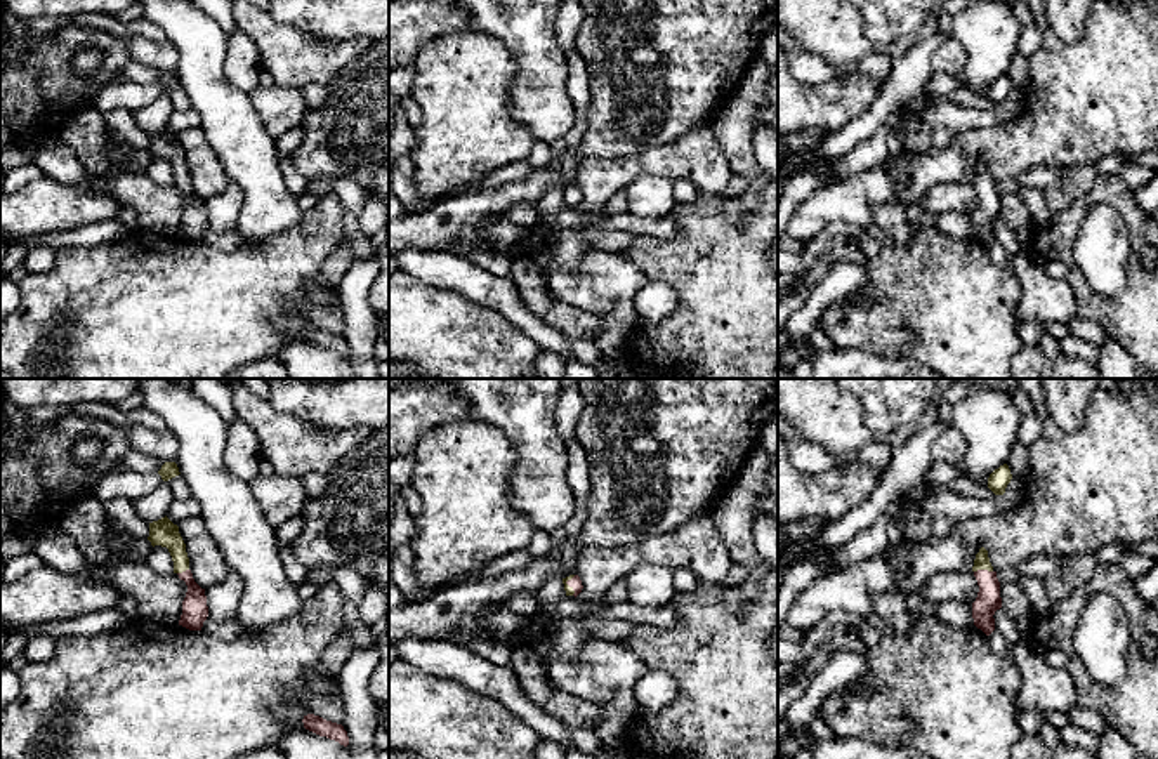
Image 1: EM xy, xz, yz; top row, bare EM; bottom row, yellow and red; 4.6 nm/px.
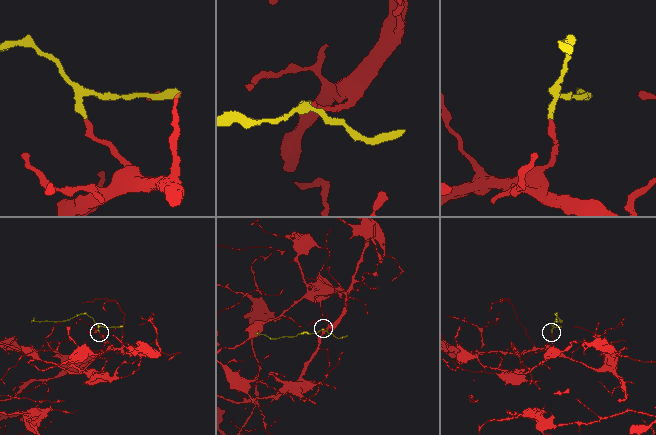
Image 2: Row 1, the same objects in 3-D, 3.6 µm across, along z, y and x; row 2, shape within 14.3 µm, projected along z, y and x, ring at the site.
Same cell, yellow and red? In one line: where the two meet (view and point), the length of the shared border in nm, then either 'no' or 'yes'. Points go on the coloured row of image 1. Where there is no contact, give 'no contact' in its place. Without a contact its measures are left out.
meets yellow in yz at (983, 568); contact 90 nm long; yes

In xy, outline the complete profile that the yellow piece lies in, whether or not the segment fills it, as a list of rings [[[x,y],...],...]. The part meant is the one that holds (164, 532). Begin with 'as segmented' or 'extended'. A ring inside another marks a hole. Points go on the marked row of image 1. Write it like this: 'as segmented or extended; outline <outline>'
extended; outline [[[167,516],[153,521],[149,523],[148,540],[153,547],[161,545],[168,549],[174,561],[174,573],[177,573],[179,578],[188,585],[179,625],[189,630],[201,630],[203,622],[208,617],[207,596],[205,589],[201,589],[193,578],[186,544],[179,533],[179,526],[174,525]]]

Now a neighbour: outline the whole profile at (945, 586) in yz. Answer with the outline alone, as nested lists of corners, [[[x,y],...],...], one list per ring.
[[[938,571],[927,578],[924,597],[939,606],[948,601],[972,603],[977,597],[979,585],[972,571]]]

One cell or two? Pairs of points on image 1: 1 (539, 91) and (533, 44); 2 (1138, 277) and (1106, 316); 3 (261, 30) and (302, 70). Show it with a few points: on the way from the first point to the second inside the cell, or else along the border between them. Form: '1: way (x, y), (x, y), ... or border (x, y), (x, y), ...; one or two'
1: way (539, 79), (539, 56); one
2: way (1138, 287), (1117, 310); one
3: way (271, 39), (292, 59); one

